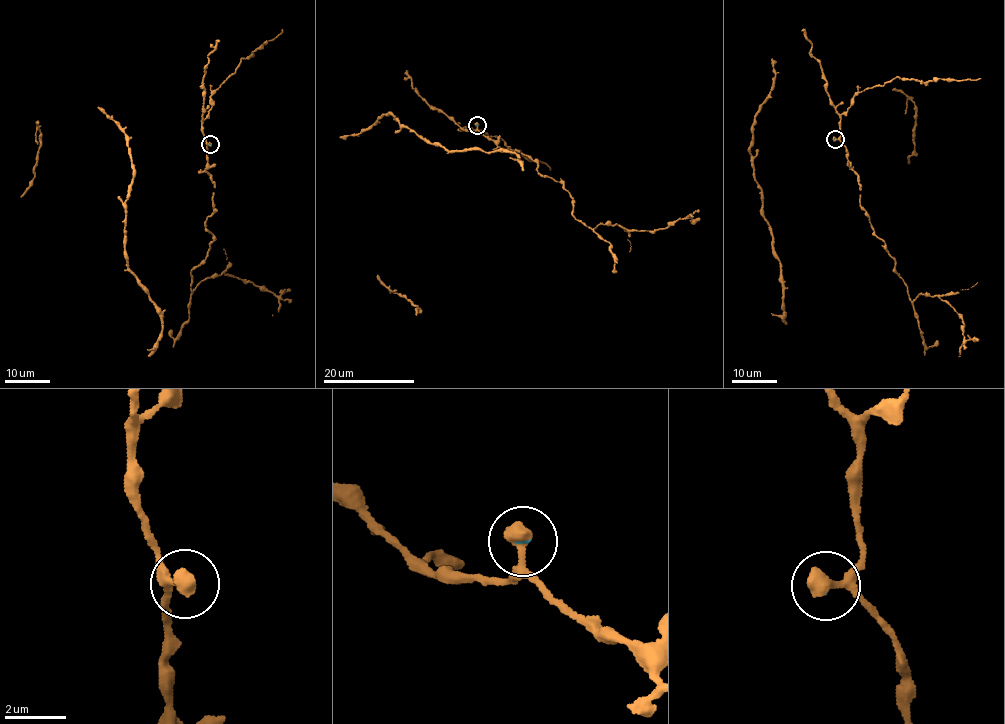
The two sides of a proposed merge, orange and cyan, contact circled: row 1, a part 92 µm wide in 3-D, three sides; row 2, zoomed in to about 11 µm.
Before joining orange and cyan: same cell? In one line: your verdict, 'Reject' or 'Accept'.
Accept

